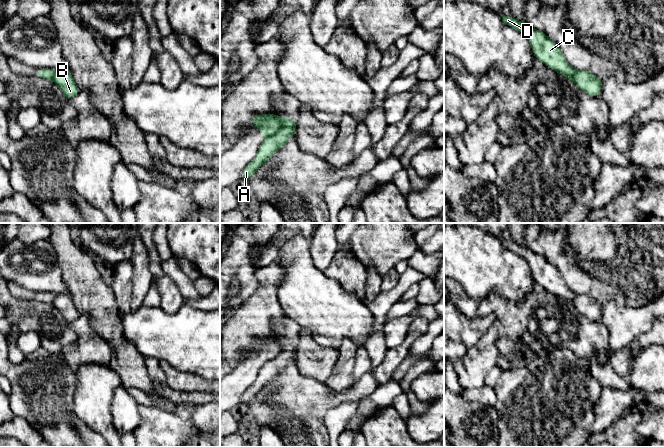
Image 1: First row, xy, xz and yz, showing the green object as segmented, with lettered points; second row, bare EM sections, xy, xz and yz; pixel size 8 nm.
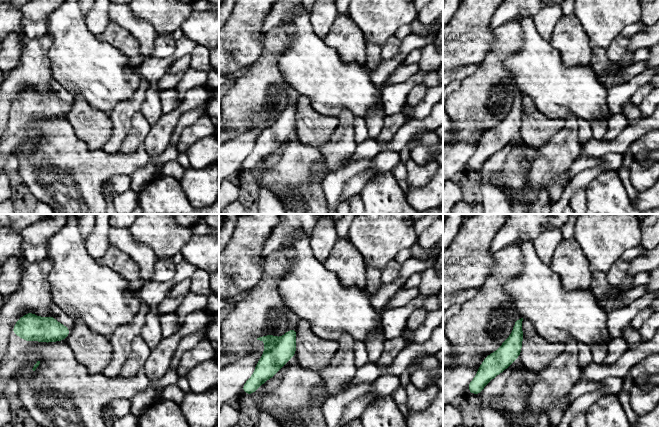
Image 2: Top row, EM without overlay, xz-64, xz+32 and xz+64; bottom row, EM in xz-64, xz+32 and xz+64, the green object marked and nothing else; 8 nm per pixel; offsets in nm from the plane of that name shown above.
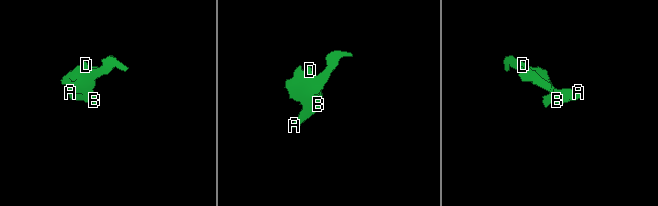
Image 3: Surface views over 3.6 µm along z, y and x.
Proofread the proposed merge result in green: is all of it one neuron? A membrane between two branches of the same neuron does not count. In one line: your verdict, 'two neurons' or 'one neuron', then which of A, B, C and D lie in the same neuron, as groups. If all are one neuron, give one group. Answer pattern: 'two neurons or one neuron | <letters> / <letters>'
two neurons | A B / C D

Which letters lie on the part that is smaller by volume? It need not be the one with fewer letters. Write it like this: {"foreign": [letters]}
{"foreign": ["A", "B"]}

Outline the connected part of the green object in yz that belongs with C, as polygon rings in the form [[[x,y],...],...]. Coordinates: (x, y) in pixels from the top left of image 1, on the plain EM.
[[[501,239],[501,241],[506,249],[525,259],[533,273],[535,283],[568,303],[575,298],[576,294],[566,285],[560,271],[548,262],[544,256],[534,253],[513,240]]]

